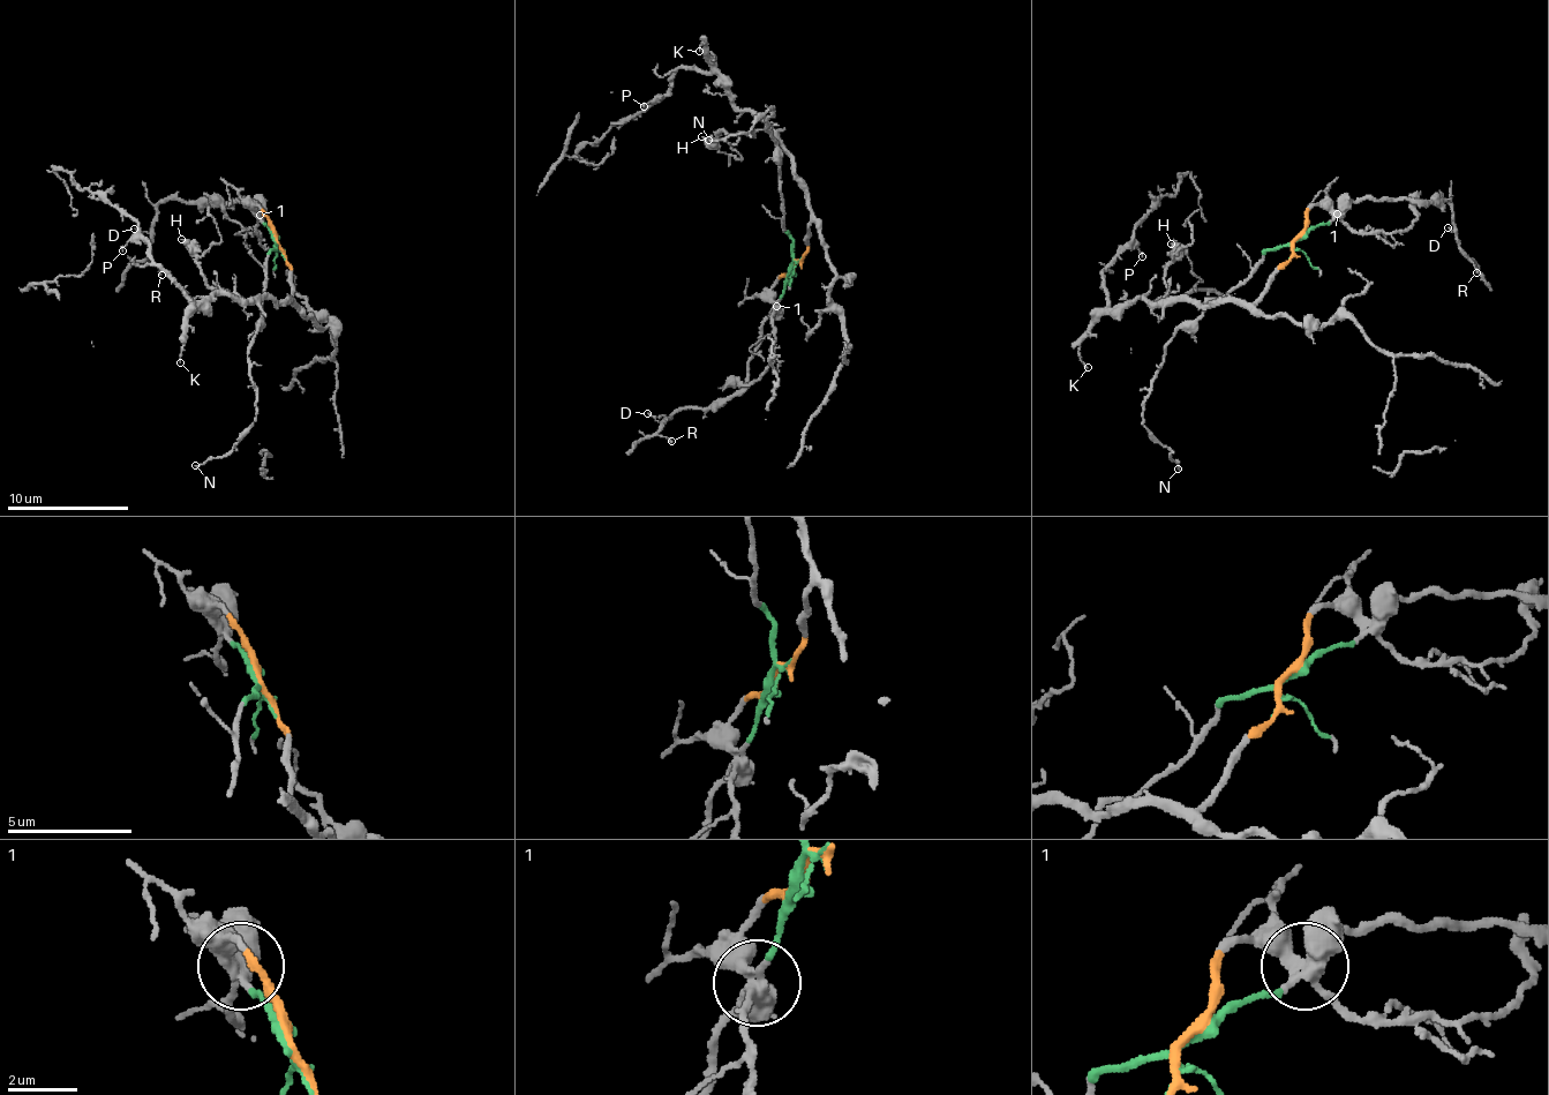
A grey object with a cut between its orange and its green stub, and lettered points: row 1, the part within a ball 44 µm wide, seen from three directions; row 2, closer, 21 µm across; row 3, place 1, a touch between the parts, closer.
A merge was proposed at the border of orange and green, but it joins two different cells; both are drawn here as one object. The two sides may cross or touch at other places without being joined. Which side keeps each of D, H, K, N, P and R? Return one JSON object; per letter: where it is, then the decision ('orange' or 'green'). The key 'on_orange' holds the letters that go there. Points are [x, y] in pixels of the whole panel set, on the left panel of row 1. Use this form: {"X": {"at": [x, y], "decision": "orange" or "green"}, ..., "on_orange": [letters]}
{"D": {"at": [134, 229], "decision": "green"}, "H": {"at": [181, 239], "decision": "orange"}, "K": {"at": [180, 362], "decision": "orange"}, "N": {"at": [195, 465], "decision": "green"}, "P": {"at": [122, 250], "decision": "orange"}, "R": {"at": [162, 275], "decision": "green"}, "on_orange": ["H", "K", "P"]}

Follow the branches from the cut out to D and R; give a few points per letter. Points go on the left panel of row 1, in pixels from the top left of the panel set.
D: (275, 241), (267, 224), (246, 200), (164, 199), (147, 232), (134, 229)
R: (275, 241), (267, 224), (246, 200), (164, 199), (155, 214), (147, 260), (162, 275)

